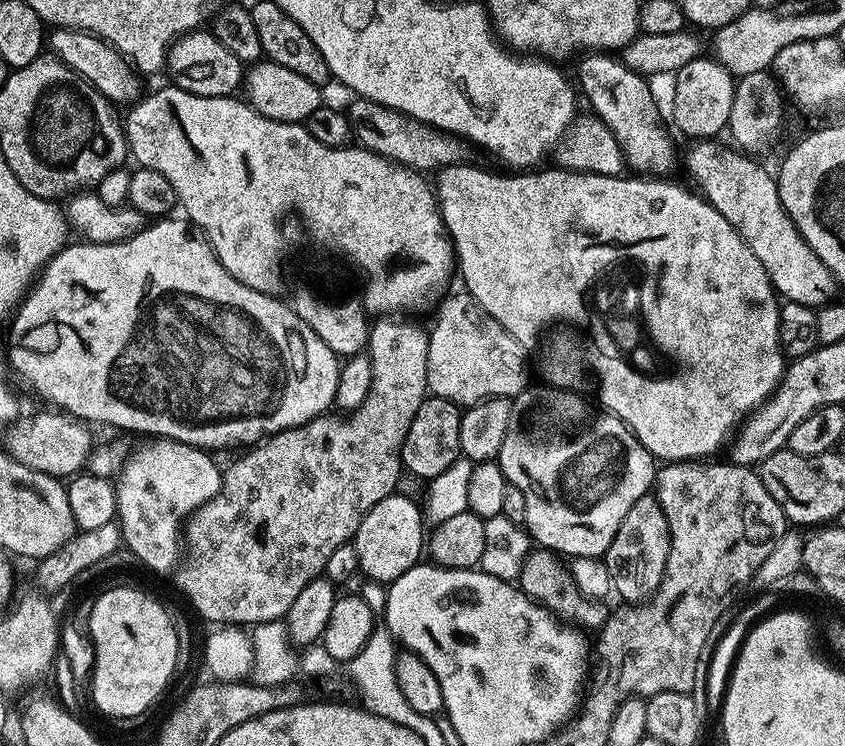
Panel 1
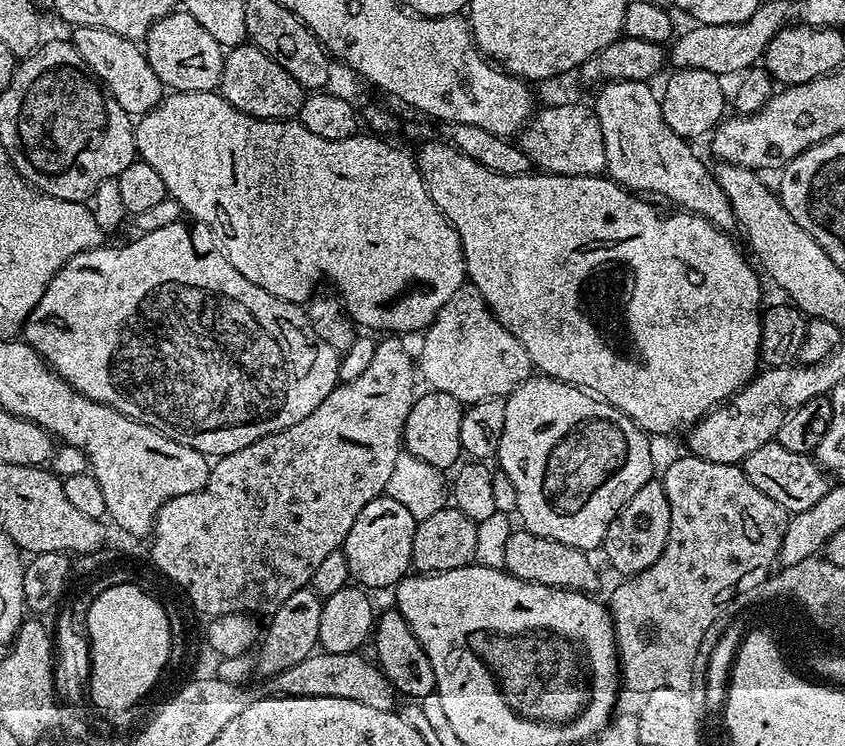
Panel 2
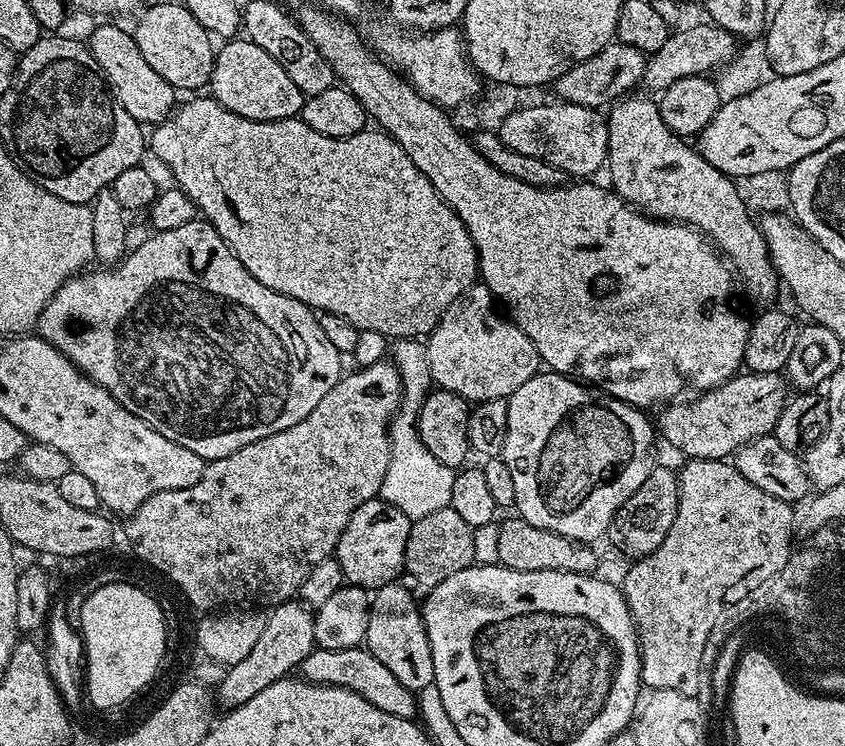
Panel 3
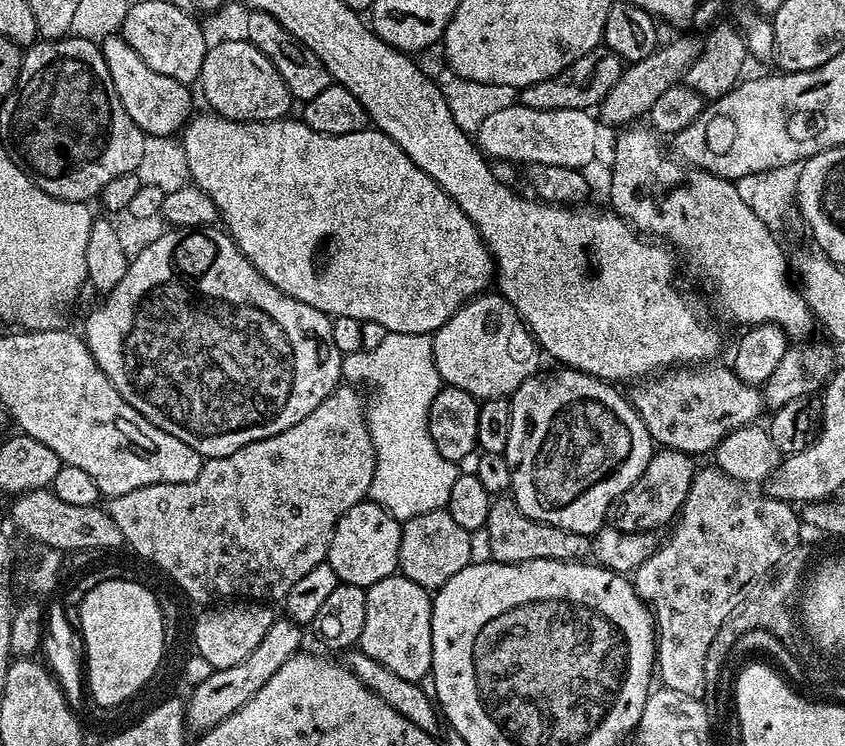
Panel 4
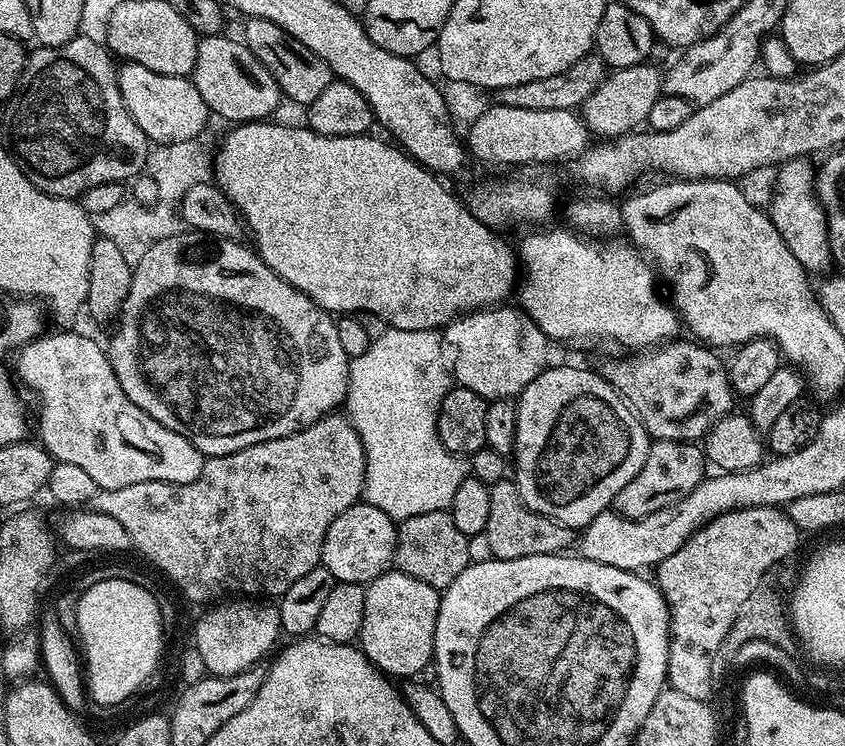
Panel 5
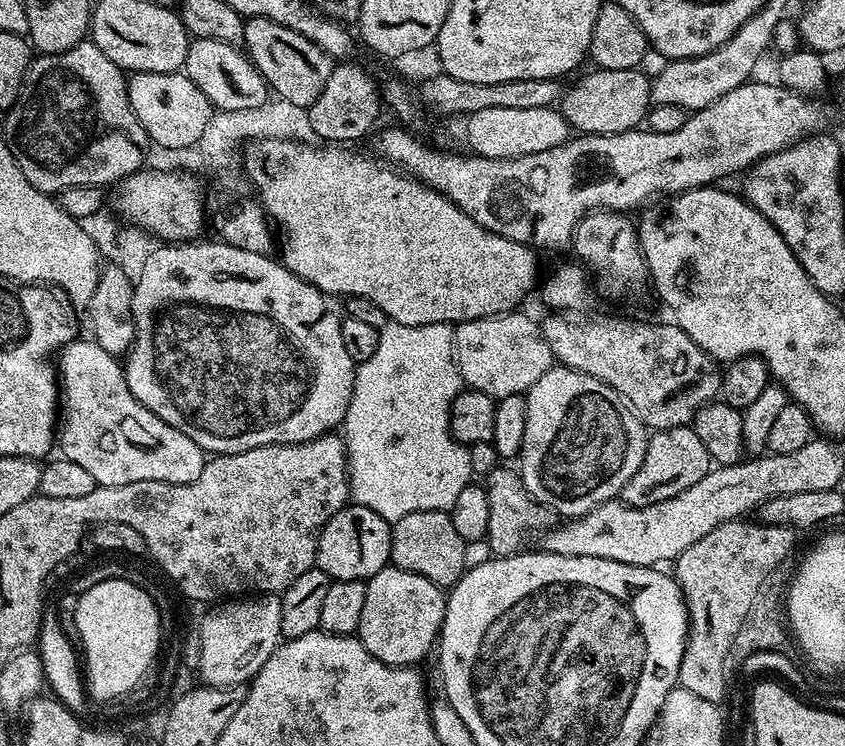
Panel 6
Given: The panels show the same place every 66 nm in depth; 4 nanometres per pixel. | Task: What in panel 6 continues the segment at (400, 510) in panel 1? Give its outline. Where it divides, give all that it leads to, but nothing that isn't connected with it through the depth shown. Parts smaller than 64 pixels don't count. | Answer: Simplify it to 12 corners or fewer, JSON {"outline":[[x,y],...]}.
{"outline":[[349,503],[326,522],[315,567],[369,580],[392,559],[392,524]]}

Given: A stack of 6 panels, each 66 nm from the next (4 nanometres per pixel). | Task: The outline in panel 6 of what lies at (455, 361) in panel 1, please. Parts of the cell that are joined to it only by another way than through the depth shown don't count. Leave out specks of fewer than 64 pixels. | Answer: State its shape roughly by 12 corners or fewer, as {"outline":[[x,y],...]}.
{"outline":[[524,310],[455,325],[461,381],[527,393],[554,367]]}

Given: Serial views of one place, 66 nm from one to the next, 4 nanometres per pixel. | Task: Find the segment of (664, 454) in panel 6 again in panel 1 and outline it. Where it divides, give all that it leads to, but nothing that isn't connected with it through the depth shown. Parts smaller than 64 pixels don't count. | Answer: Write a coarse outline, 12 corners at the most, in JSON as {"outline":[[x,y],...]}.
{"outline":[[638,498],[602,557],[615,595],[652,596],[670,530],[659,500]]}

